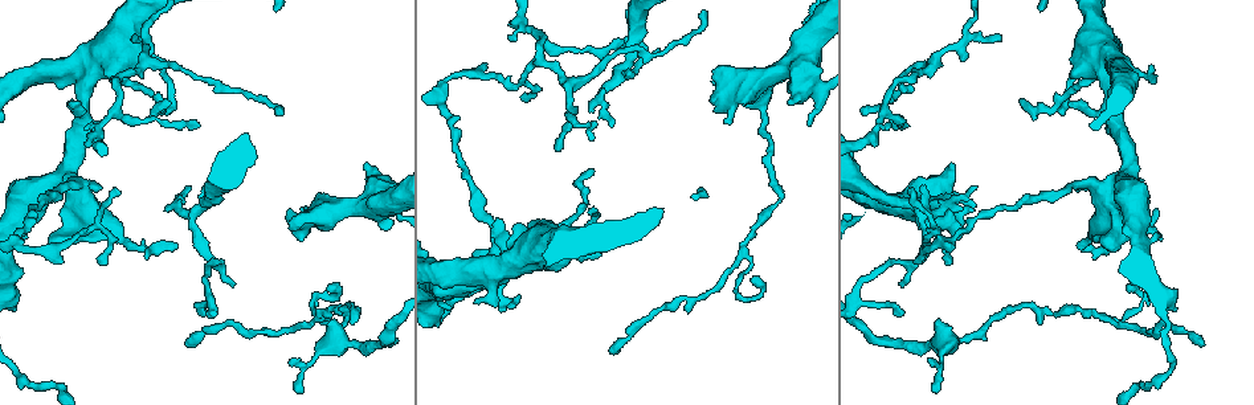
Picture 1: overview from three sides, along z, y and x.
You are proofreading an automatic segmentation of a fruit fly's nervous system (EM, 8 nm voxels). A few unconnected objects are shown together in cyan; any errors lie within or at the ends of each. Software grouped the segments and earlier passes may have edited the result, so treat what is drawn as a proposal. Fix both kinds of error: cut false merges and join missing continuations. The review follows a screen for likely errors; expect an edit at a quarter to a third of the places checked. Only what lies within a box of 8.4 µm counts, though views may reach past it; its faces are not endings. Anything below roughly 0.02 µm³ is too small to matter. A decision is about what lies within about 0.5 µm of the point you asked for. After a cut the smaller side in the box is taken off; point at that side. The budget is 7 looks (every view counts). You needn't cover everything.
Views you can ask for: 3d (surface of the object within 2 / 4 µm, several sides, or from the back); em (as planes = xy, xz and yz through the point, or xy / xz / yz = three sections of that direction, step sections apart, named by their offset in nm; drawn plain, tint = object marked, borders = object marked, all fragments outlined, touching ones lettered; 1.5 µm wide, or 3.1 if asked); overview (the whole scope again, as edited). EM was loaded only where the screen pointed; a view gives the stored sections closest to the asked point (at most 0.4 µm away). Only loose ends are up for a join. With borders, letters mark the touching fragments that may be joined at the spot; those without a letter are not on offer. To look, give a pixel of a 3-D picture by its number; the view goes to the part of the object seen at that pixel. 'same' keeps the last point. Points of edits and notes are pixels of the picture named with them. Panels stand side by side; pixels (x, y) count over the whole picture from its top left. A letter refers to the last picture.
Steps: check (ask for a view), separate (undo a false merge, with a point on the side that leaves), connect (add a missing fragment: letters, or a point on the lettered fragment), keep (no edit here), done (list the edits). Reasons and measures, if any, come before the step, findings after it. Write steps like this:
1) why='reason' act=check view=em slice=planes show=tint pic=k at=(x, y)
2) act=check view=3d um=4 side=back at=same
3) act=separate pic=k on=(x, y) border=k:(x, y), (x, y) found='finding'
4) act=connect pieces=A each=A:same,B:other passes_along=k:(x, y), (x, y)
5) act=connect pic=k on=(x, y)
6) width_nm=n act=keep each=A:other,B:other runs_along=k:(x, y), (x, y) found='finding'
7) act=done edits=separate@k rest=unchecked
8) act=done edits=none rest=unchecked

why='branch point' act=check view=em slice=planes show=tint pic=1 at=(1127, 172)

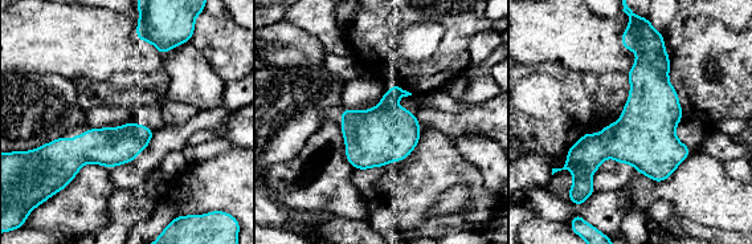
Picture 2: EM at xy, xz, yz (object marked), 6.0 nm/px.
act=check view=em slice=planes show=borders at=same

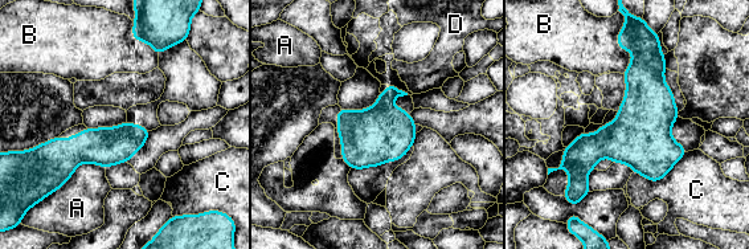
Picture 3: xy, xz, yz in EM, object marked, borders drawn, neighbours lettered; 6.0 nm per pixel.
act=keep each=A:other,B:other,C:other,D:other border=3:(616, 36), (631, 53), (623, 73) found='one neuron here'

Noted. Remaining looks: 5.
why='tapers out' act=check view=3d um=2 pic=1 at=(197, 127)

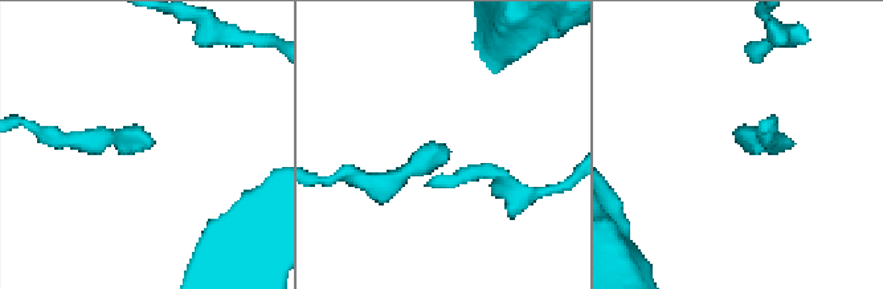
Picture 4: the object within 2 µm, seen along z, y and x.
act=check view=em slice=planes show=borders pic=4 at=(150, 141)

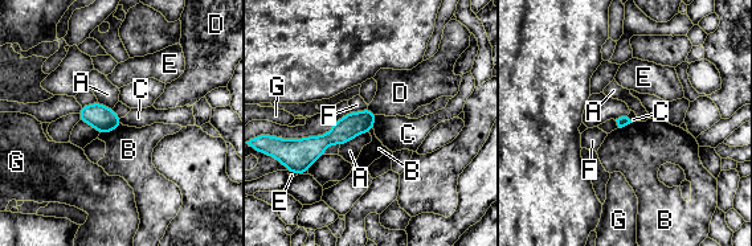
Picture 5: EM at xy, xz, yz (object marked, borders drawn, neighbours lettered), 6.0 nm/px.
longest_contact=A:200nm act=keep each=A:other,B:other,C:other,D:other,E:other,F:other,G:other border=5:(376, 115), (372, 127) found='none of them fits'

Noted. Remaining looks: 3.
why='free end' act=check view=3d um=4 pic=1 at=(706, 14)

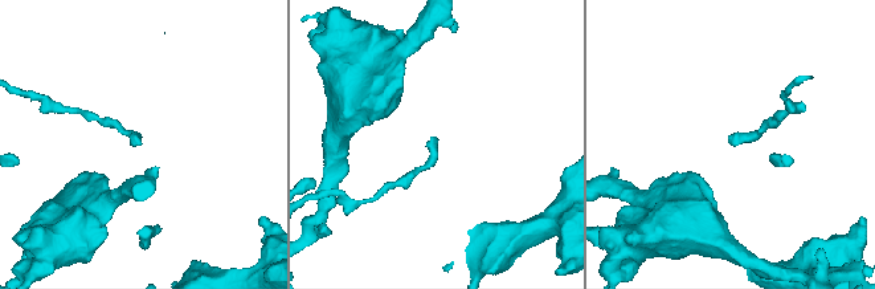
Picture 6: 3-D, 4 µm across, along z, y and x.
act=check view=em slice=planes show=tint pic=6 at=(731, 144)

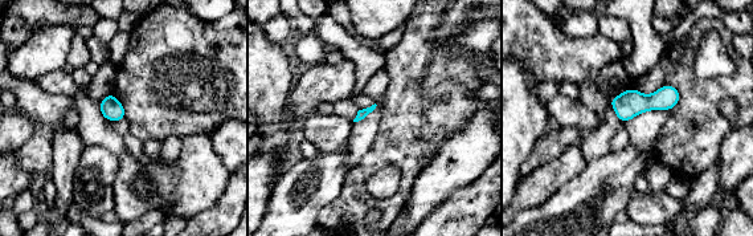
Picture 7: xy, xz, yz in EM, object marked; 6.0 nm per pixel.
act=check view=em slice=planes show=borders at=same

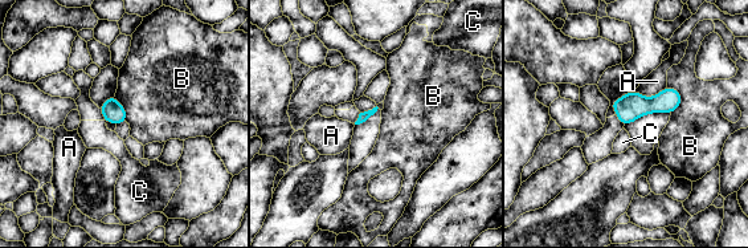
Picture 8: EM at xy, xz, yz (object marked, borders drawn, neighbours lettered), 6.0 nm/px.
act=keep each=A:other,B:other,C:other border=8:(667, 86), (681, 98), (671, 113) found='no lettered fragment goes on from it'

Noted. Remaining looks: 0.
act=done edits=none rest=unchecked

